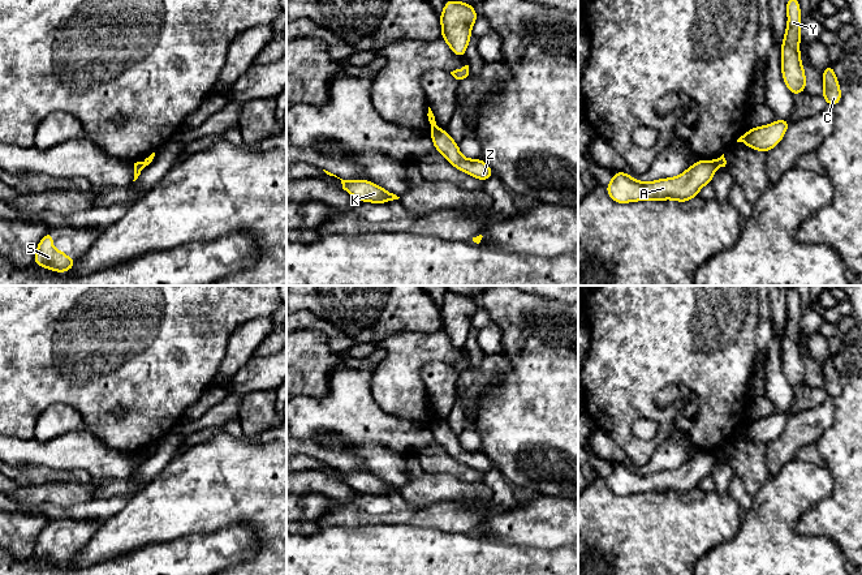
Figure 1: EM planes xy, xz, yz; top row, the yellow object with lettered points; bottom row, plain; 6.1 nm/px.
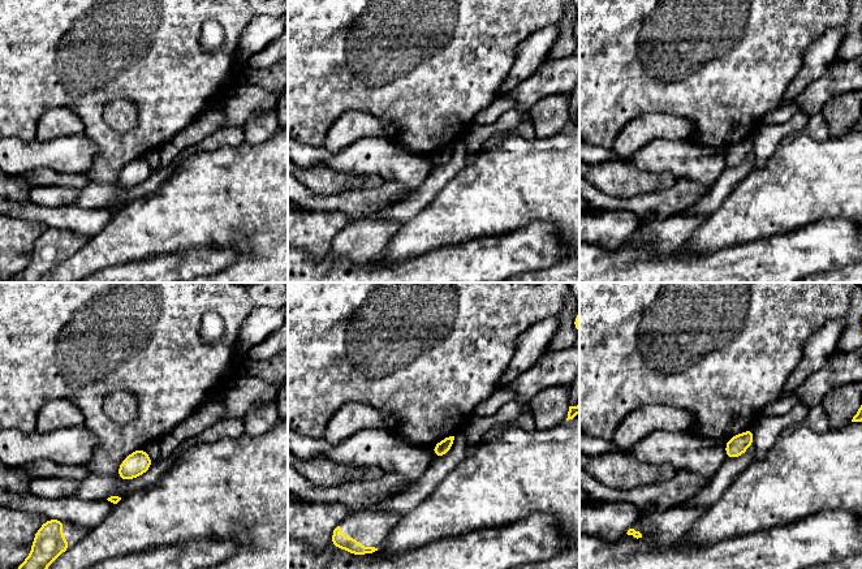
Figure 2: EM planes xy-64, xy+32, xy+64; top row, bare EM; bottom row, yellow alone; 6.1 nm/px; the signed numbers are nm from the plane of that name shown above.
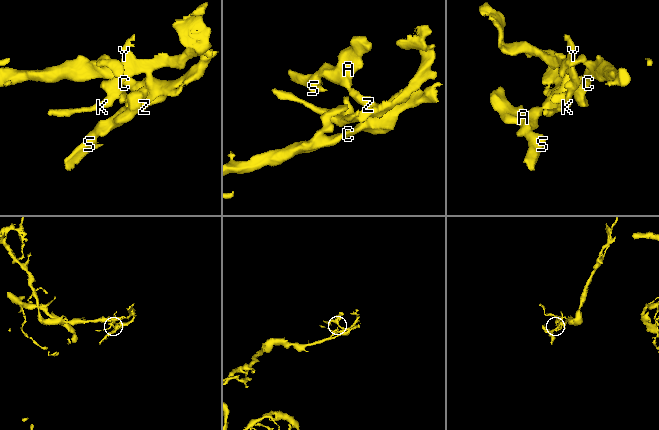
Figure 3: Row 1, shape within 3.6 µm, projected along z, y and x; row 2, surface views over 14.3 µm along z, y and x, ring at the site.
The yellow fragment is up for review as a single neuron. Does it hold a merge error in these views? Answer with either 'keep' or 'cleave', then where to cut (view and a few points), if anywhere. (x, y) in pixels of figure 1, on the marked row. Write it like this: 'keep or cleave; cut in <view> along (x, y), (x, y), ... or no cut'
cleave; cut in xz along (438, 128), (432, 131)

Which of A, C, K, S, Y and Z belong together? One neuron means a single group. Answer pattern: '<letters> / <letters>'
A S / C K Y Z

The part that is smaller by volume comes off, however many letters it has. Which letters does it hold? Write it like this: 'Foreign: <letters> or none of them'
Foreign: A, S

